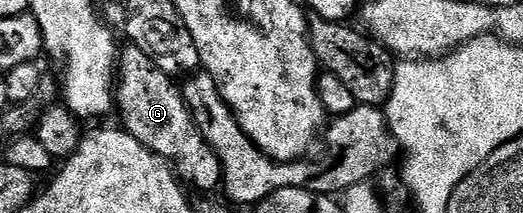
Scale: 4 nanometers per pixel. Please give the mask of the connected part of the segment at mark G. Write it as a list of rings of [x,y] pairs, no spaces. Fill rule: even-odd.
[[[132,43],[120,50],[115,70],[115,113],[121,116],[120,124],[143,147],[158,153],[169,162],[186,186],[194,185],[201,191],[213,191],[222,184],[221,164],[203,139],[195,123],[189,104],[185,102],[182,86],[165,73],[139,47]],[[189,184],[189,185],[188,185]]]

